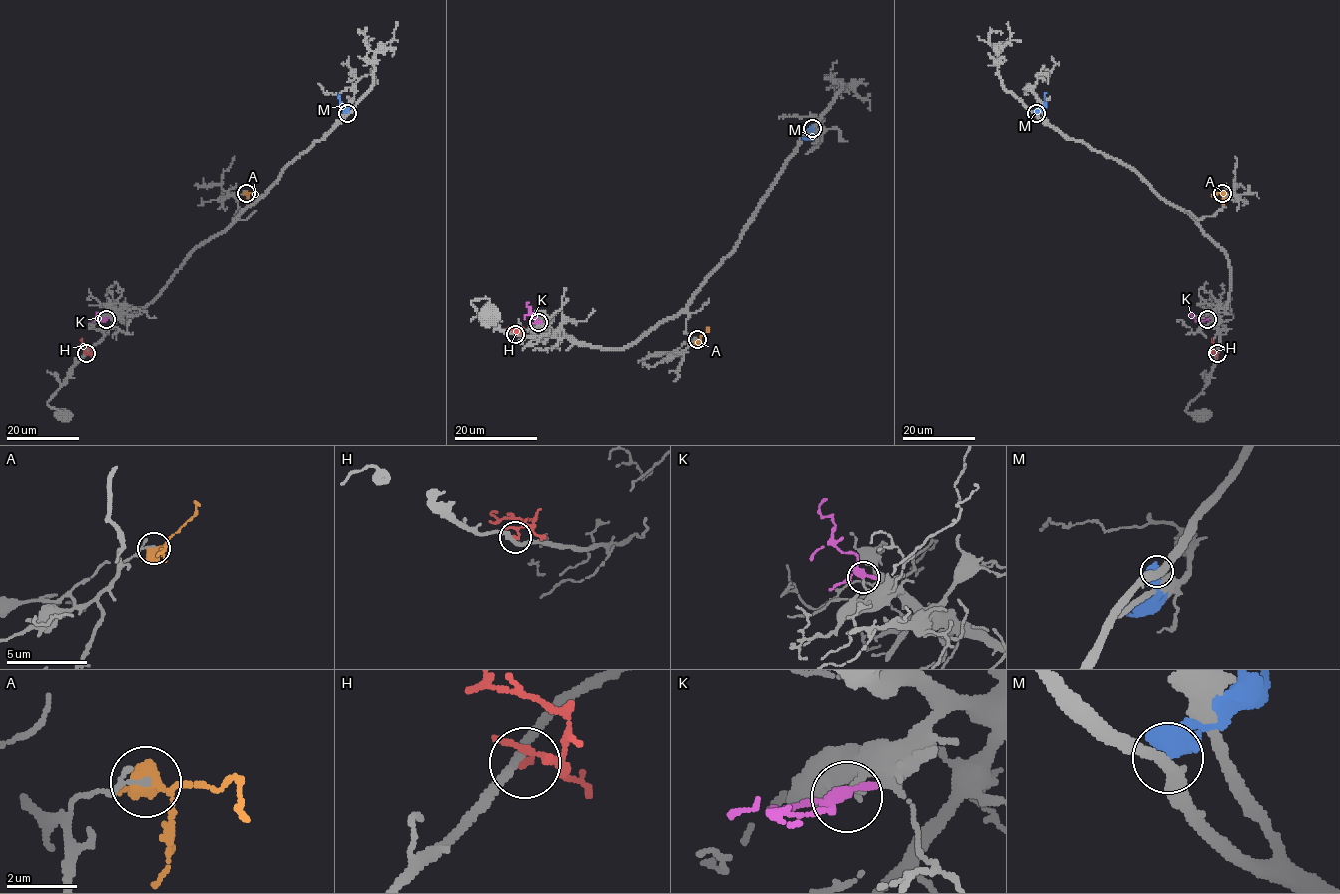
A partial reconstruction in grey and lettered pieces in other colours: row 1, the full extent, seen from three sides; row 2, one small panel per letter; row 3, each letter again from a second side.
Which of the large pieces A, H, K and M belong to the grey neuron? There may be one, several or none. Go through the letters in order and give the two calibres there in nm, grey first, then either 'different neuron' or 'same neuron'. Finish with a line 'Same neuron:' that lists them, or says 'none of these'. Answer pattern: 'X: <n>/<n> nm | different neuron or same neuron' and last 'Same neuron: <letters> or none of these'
A: 130/480 nm | different neuron
H: 240/120 nm | different neuron
K: 170/320 nm | same neuron
M: 400/700 nm | different neuron
Same neuron: K

